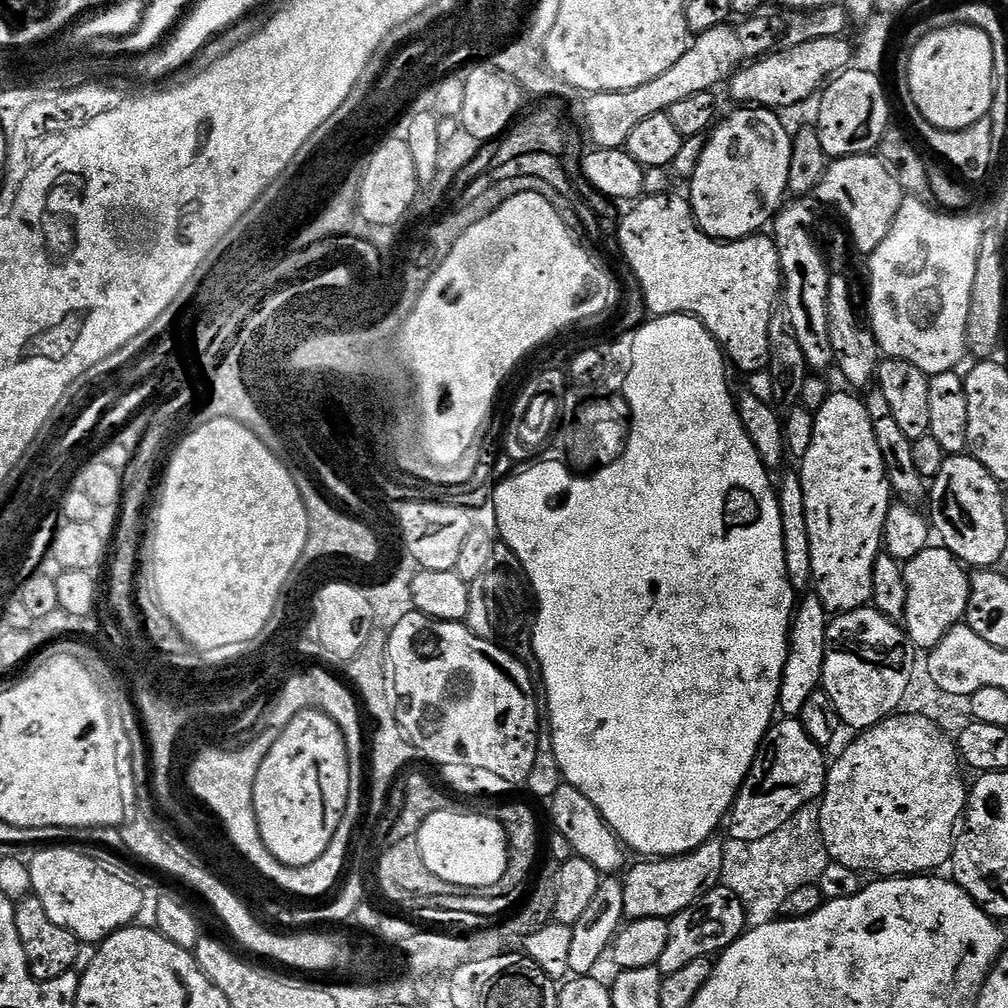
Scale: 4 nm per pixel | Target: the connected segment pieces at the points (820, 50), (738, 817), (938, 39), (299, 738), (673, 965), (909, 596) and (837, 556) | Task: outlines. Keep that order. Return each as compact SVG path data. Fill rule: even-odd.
M811 40L785 47L765 60L753 59L736 69L726 81L726 89L740 106L759 106L773 110L792 108L807 96L815 97L837 70L843 69L853 56L853 49L828 48L823 40Z
M777 719L765 734L748 777L736 793L726 820L727 835L740 842L758 842L774 834L800 807L819 801L826 779L826 760L824 764L820 752L821 745L809 738L799 719Z
M970 23L936 29L921 38L906 61L910 97L917 103L925 118L934 126L942 131L964 131L993 111L994 60L993 44L983 29L972 27Z
M311 708L298 713L290 722L290 726L277 731L274 746L270 746L270 754L266 754L266 758L262 758L262 766L258 766L258 774L254 778L254 814L258 818L258 830L262 834L262 842L266 846L266 850L270 850L270 854L274 854L274 858L287 868L301 868L310 866L310 862L318 862L318 858L322 858L322 854L326 854L326 846L330 846L330 838L334 838L344 817L344 811L348 807L350 807L350 766L348 765L348 751L343 730L324 712Z
M713 886L707 889L693 904L686 906L686 910L668 920L670 938L666 938L666 950L662 950L658 965L661 976L675 974L686 962L694 962L694 958L712 958L729 948L746 930L745 913L743 902L731 888Z
M930 546L903 565L906 586L906 614L902 627L913 649L931 650L955 624L965 619L972 593L969 573L953 552L943 546Z
M848 390L843 391L833 391L824 399L822 406L815 409L814 438L810 438L810 450L806 450L806 454L802 458L801 464L804 465L799 465L798 468L800 481L806 494L806 530L810 530L810 562L812 563L812 578L810 584L814 589L814 594L823 602L824 609L829 614L853 612L854 610L865 607L871 601L874 562L876 561L876 557L881 555L886 514L894 503L892 485L888 483L886 466L882 462L882 450L878 450L878 438L874 438L874 426L870 426L870 414L866 410L863 399L859 395L853 394Z

